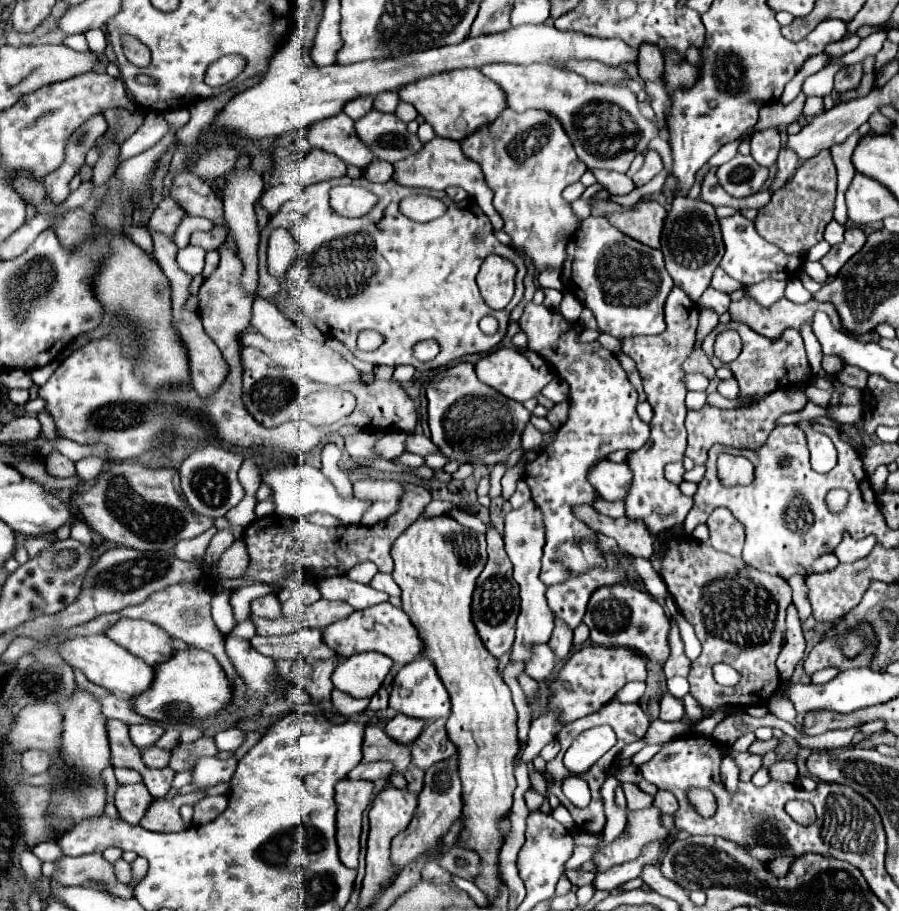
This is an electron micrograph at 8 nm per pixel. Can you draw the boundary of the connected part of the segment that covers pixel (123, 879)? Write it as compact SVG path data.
M118 859L116 863L114 863L114 871L116 871L116 879L120 881L120 883L130 883L130 863L126 863L124 859Z

